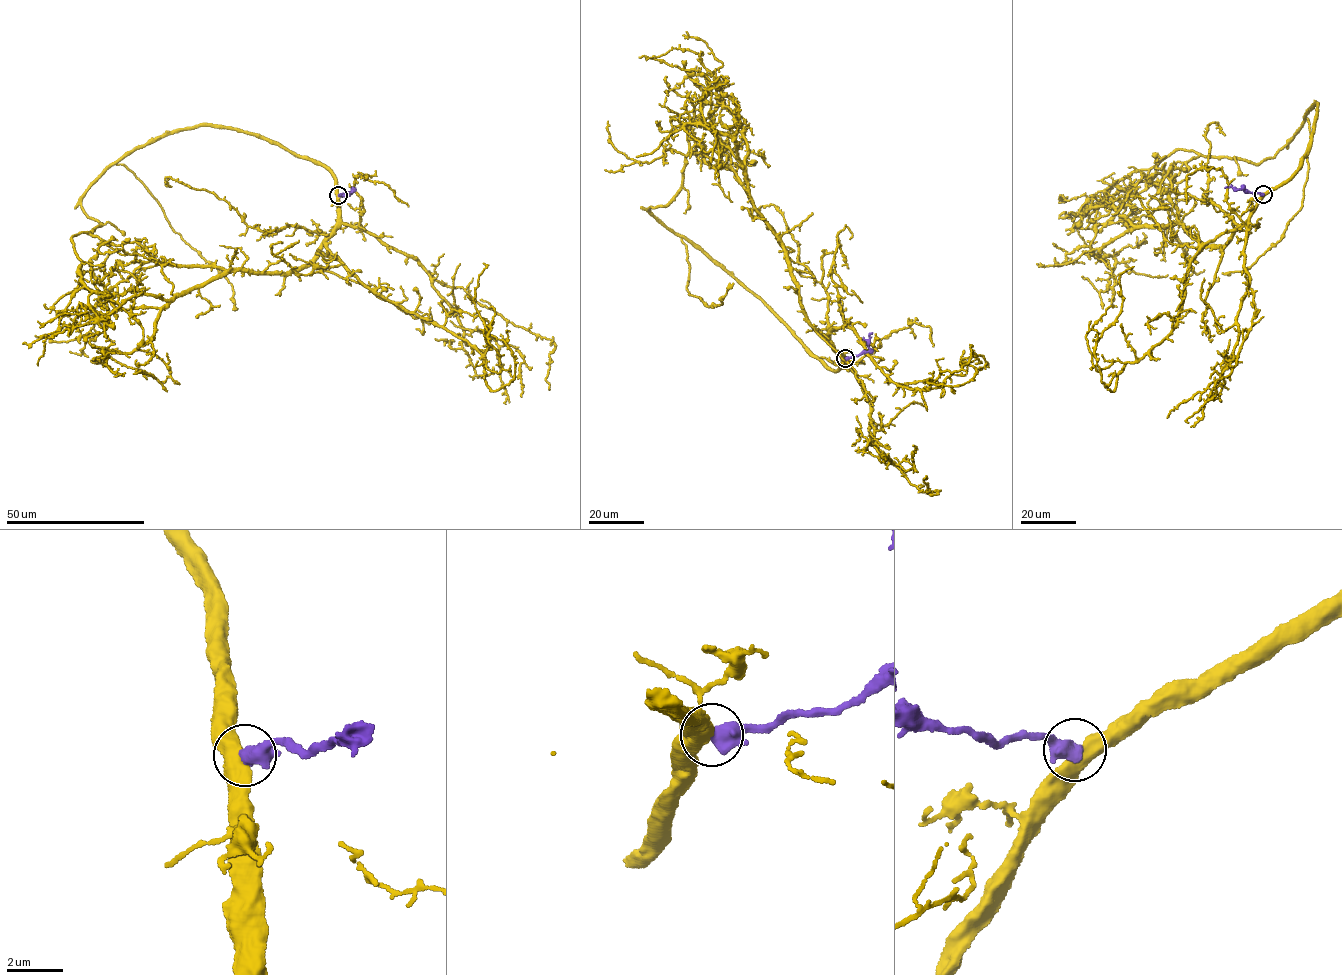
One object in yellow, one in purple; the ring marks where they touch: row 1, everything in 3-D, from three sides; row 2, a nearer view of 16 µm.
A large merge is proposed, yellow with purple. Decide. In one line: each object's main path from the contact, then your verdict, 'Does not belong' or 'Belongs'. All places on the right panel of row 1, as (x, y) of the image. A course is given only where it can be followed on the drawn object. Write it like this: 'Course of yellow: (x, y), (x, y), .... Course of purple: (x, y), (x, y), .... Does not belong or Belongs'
Course of yellow: (1263, 194), (1215, 247), (1118, 216), (1105, 190), (1133, 171), (1148, 170), (1146, 188), (1071, 231). Course of purple: (1262, 194), (1224, 188). Does not belong

